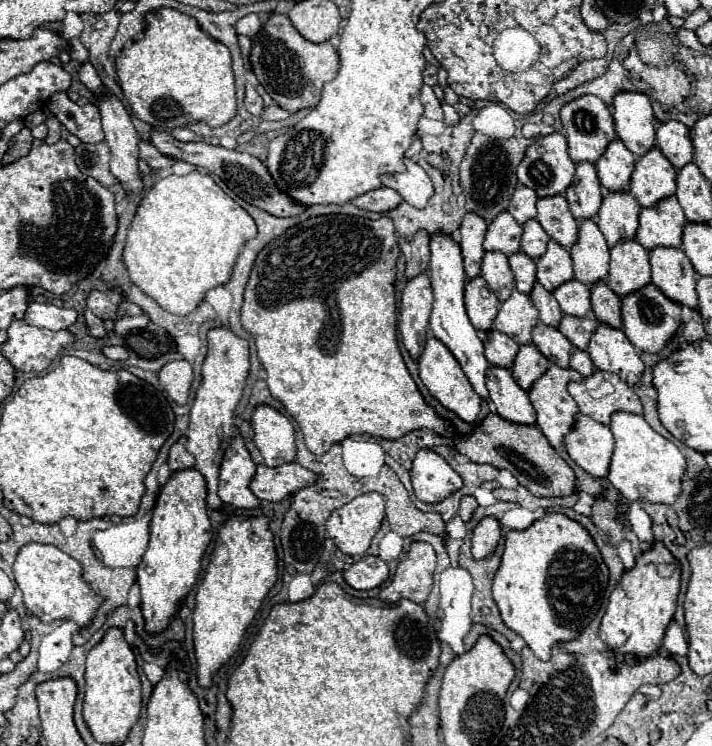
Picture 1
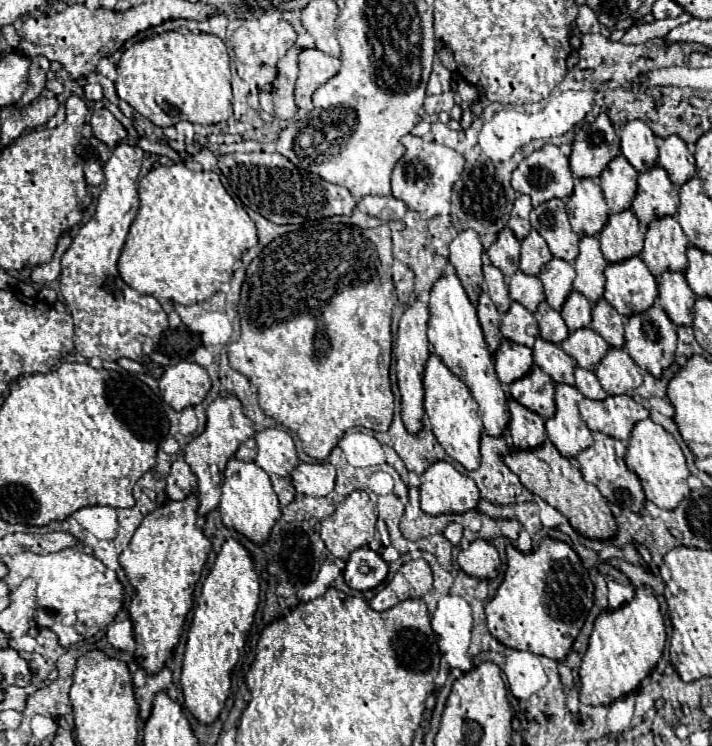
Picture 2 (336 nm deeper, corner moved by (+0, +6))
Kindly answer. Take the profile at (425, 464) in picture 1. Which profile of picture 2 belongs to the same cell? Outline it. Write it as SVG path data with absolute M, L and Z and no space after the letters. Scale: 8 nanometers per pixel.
M437 461L421 475L421 509L427 515L465 513L477 507L481 495L471 477L459 473L451 463Z

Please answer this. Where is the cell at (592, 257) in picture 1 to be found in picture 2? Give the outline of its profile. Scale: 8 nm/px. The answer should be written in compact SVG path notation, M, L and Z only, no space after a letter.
M581 237L579 255L575 259L577 277L573 281L573 289L585 295L591 303L597 303L603 297L605 287L605 271L607 261L599 249L597 237Z

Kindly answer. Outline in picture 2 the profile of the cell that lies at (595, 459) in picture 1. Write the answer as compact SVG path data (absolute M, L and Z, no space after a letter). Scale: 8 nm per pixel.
M593 433L593 437L595 437L595 443L577 457L577 463L579 463L579 469L581 469L583 477L589 483L593 483L609 503L615 503L615 505L619 505L623 509L629 509L631 513L639 515L645 507L643 505L645 493L643 493L643 485L641 485L639 477L625 465L627 445L623 445L621 441L617 441L613 437L607 437L603 433Z

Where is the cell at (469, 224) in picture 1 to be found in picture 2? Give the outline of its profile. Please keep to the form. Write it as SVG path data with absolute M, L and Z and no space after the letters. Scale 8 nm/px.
M473 229L461 231L449 245L449 263L455 267L455 273L473 305L477 305L479 291L483 285L481 255L483 245Z

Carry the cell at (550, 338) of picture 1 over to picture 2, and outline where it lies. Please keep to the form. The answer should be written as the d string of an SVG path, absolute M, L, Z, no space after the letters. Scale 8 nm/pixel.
M537 339L535 347L533 347L533 357L535 357L535 365L541 367L555 383L575 383L573 371L575 371L575 361L561 351L559 345Z

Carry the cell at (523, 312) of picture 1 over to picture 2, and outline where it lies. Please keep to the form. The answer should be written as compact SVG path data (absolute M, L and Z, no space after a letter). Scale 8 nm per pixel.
M511 303L511 309L503 315L501 321L501 335L517 345L533 347L535 339L539 337L539 325L533 313L529 313L523 305Z

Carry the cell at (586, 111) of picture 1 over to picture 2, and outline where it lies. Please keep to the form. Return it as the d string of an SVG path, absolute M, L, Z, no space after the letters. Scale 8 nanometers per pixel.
M605 113L593 123L585 123L577 129L573 141L573 153L569 157L573 177L599 177L605 167L621 153L619 137Z

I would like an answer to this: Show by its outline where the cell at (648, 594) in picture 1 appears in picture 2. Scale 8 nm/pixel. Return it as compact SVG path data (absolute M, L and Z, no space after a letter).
M649 587L635 589L635 597L631 603L619 607L617 611L603 611L597 621L593 635L589 639L589 647L583 655L581 667L579 667L579 699L585 705L609 705L613 699L621 699L621 695L629 695L629 691L639 689L643 679L655 669L655 665L661 659L663 645L665 645L665 623L659 613L659 603Z

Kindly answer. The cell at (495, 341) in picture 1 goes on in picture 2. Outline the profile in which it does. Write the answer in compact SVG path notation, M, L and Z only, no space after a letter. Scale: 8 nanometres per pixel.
M503 341L495 353L495 371L501 383L511 385L533 369L533 351L529 347L517 345L513 341Z

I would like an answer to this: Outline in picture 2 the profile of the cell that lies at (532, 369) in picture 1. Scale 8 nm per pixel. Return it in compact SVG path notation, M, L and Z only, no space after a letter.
M533 367L529 375L525 375L523 379L515 381L509 387L509 395L513 401L521 403L523 407L541 415L543 419L549 419L555 413L553 393L555 393L555 383L539 367Z

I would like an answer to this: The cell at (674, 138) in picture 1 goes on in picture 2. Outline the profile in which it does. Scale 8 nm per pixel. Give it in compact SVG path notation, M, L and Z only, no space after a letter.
M671 135L659 141L659 167L663 167L673 185L681 187L685 181L695 177L695 157L689 153L683 139Z

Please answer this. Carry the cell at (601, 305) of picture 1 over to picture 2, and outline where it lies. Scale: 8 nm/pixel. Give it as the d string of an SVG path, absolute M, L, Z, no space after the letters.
M597 301L593 305L593 321L591 329L597 331L611 347L623 347L623 317L605 301Z

